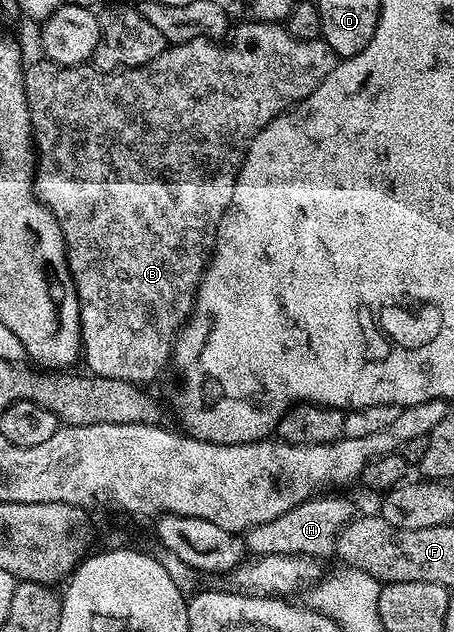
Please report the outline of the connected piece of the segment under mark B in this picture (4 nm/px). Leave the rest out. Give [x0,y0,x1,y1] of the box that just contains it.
[25,19,339,383]

